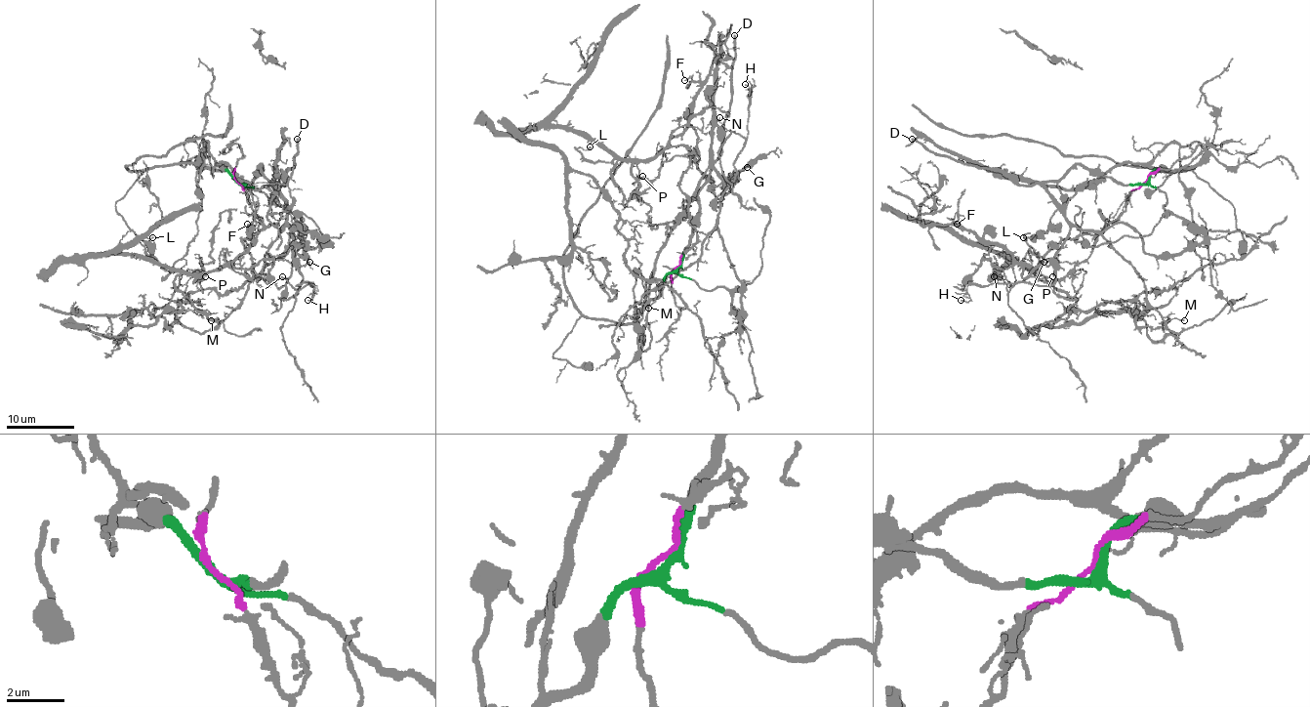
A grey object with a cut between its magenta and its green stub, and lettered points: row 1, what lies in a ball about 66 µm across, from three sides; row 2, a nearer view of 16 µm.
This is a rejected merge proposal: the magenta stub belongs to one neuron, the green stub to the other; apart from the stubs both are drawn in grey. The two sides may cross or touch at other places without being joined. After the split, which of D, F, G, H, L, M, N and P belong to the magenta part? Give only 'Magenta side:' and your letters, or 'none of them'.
Magenta side: F, L, P

